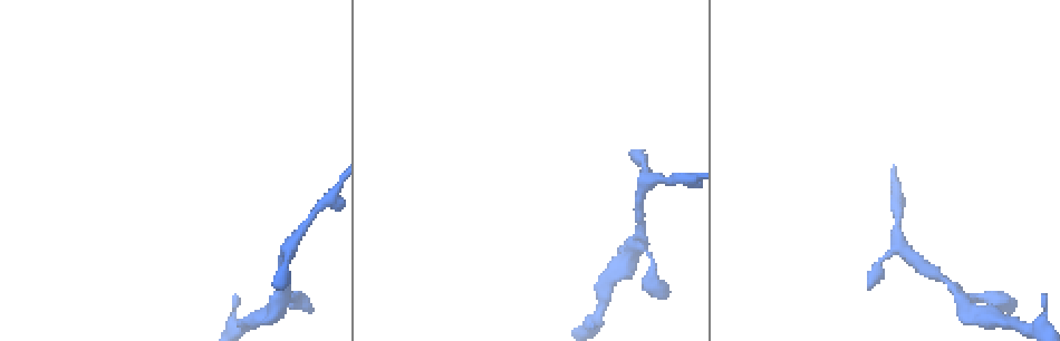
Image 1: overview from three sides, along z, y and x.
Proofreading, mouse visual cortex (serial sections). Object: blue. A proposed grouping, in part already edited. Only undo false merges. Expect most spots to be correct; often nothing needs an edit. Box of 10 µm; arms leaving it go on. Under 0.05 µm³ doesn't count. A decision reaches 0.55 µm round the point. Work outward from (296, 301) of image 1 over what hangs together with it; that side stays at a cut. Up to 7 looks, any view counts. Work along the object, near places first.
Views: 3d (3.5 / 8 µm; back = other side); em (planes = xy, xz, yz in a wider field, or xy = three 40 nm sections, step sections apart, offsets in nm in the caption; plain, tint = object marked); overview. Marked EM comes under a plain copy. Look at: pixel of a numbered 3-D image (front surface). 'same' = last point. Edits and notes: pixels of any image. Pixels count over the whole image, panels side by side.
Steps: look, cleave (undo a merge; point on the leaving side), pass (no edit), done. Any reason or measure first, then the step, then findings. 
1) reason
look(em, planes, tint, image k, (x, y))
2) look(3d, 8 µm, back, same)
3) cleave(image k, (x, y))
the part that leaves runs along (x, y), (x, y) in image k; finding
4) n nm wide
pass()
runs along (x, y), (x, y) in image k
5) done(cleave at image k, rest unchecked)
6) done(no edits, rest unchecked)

sharp bend
look(3d, 3.5 µm, image 1, (965, 303))

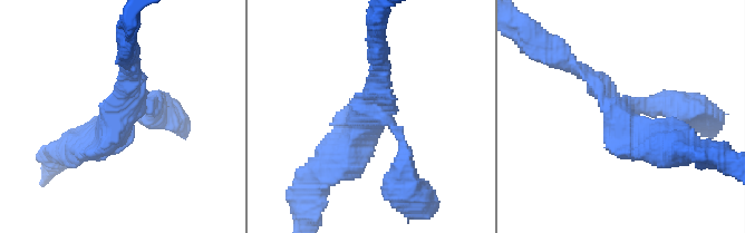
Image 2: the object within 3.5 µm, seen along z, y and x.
3 arms; arms of 200, 250, 450 nm; need the tissue
look(em, xy, step 5, tint, image 2, (126, 112))

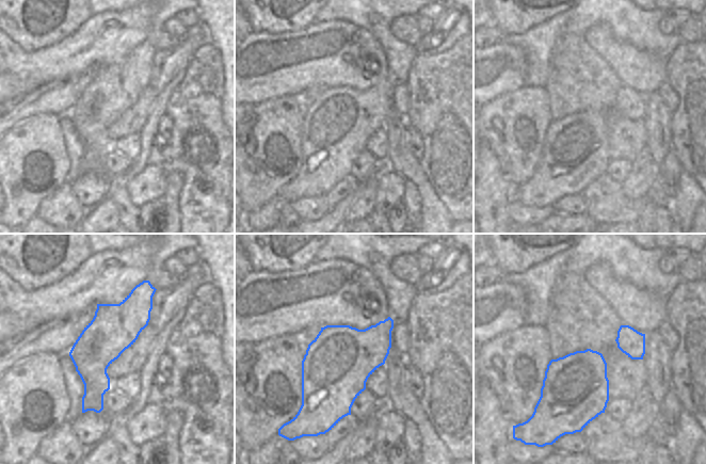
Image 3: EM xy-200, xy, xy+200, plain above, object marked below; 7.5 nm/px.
500 nm wide
pass()
runs along (137, 291), (94, 351), (84, 409) in image 3; one cell here

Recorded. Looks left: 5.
branch point
look(3d, 3.5 µm, image 1, (1041, 326))

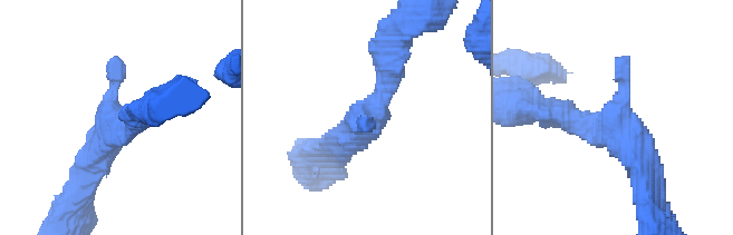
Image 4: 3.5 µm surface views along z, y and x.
look(em, xy, step 5, tint, image 4, (612, 121))

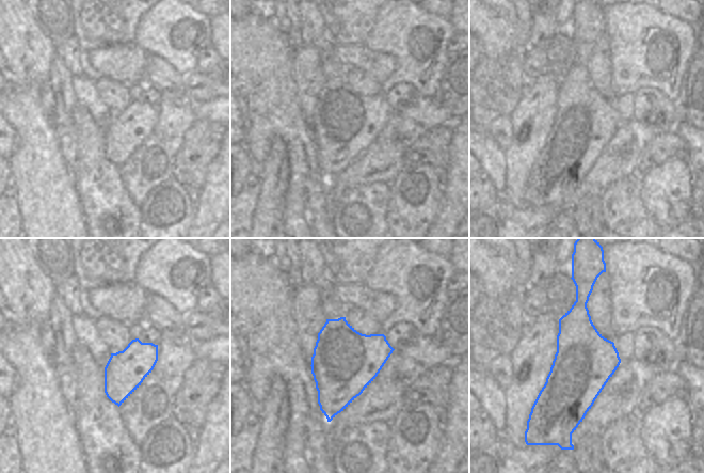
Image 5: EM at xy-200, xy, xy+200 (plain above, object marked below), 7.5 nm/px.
pass()
runs along (391, 54), (339, 162) in image 4; one cell here

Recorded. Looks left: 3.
narrows sharply
look(3d, 3.5 µm, image 1, (288, 248))

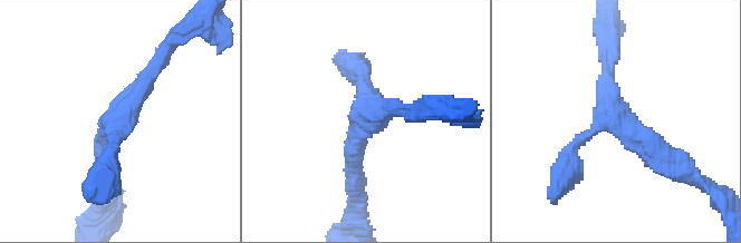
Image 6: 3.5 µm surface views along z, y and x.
3 arms; arms of 150, 250, 300 nm
look(em, xy, step 2, tint, image 6, (627, 120))

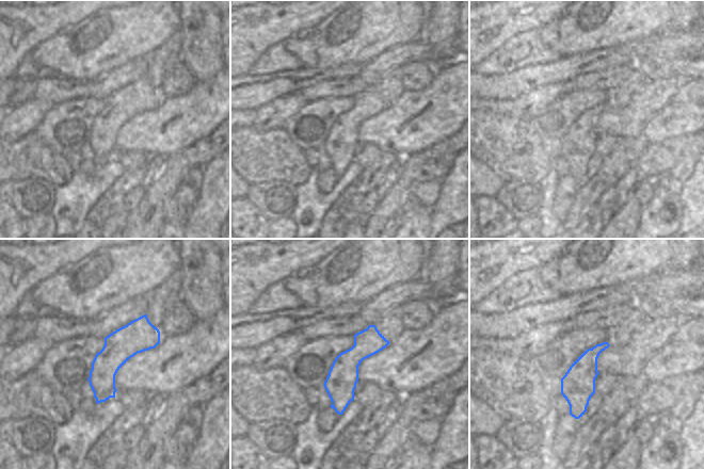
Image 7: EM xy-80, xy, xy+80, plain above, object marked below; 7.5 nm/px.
pass()
continuous, no second cell

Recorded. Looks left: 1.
done(no edits, rest unchecked)

